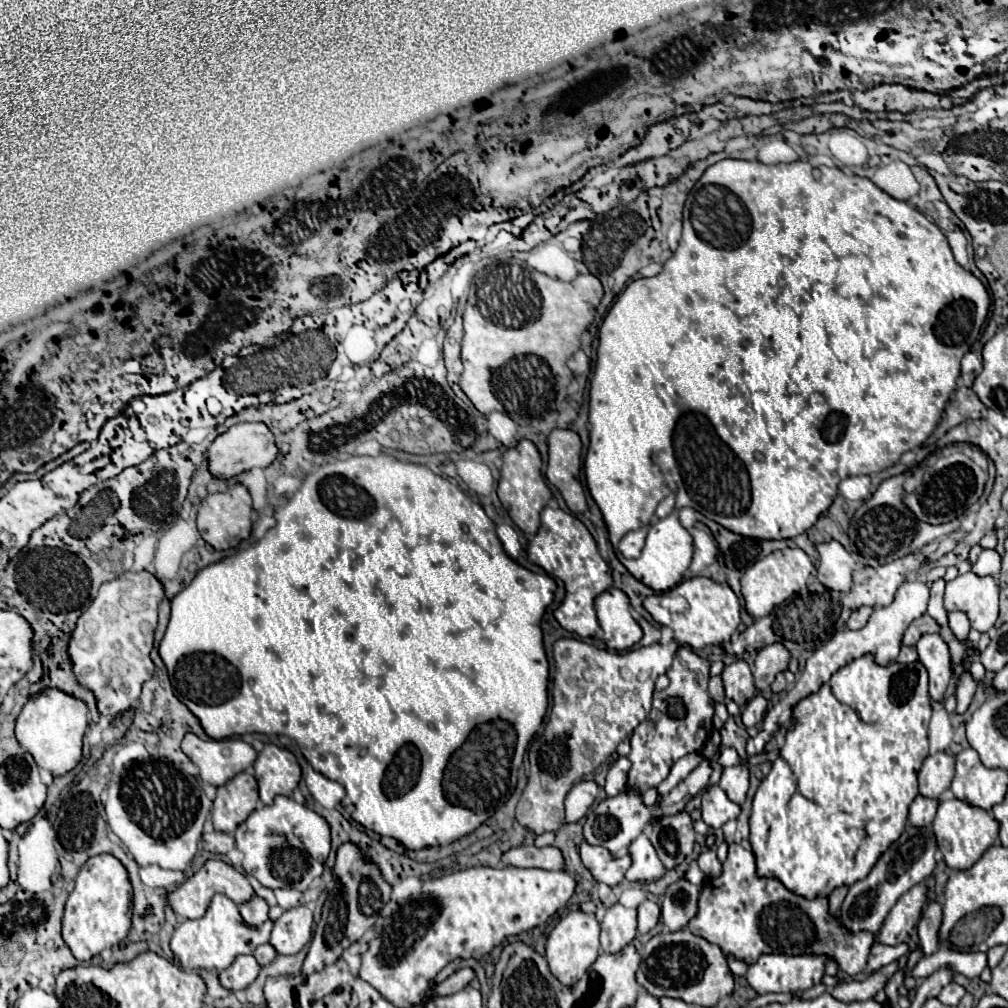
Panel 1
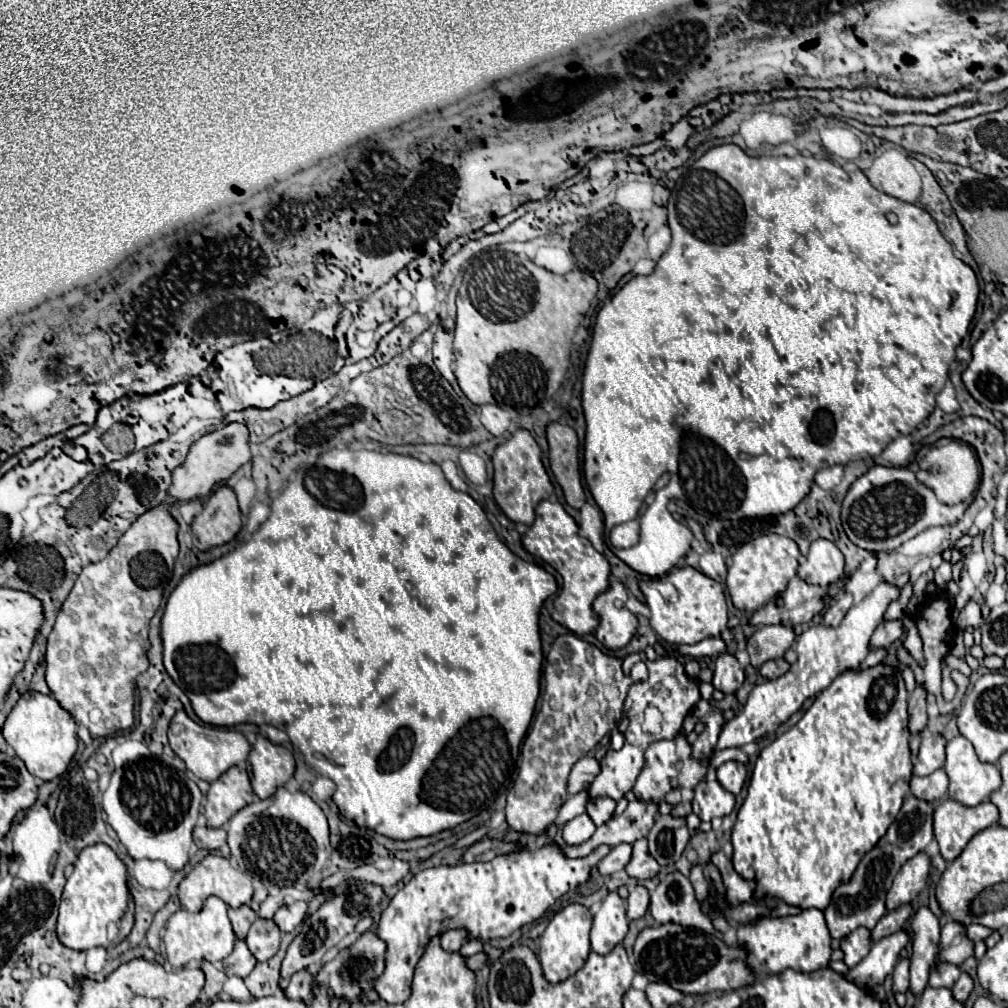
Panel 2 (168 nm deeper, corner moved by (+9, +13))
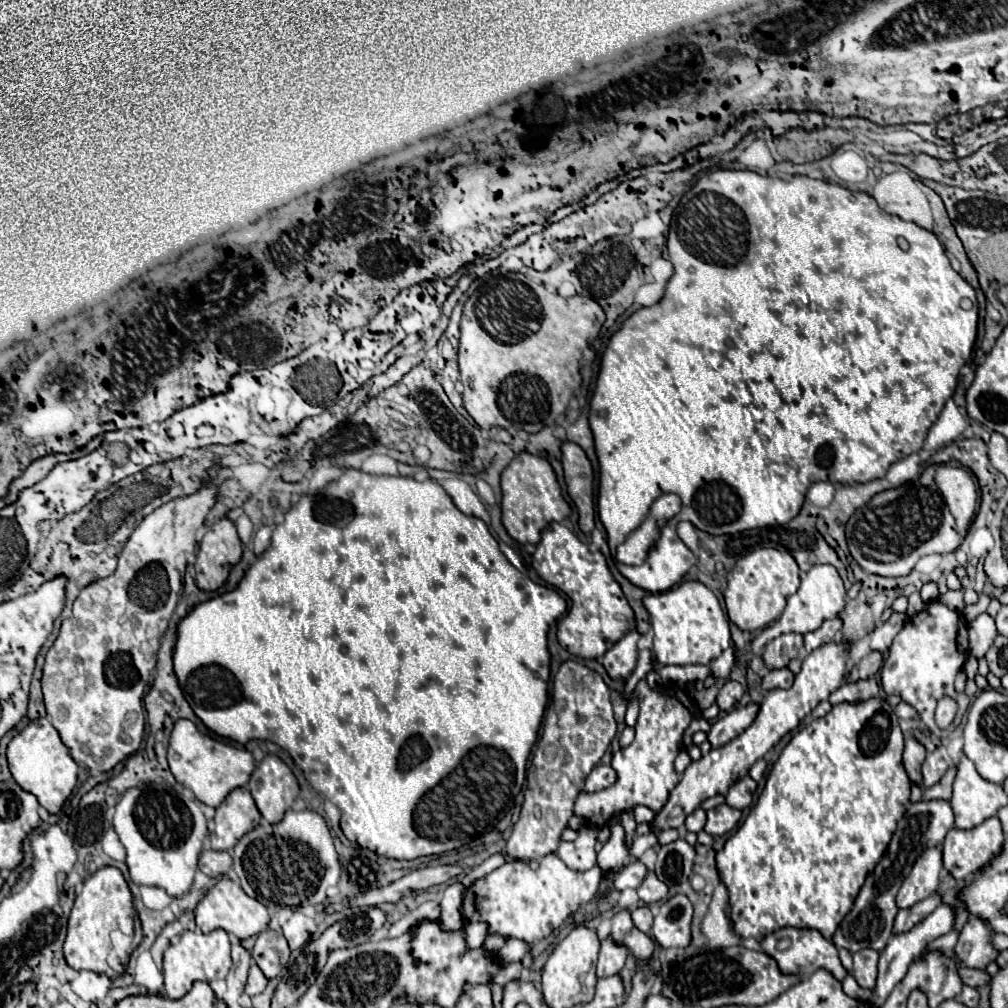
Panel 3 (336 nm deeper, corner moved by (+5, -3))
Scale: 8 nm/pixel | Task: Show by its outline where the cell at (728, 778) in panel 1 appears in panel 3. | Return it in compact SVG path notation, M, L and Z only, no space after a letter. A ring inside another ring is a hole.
M743 776L739 778L725 794L725 800L731 808L737 808L737 810L743 810L747 808L751 802L753 802L753 792L755 792L757 784L751 776Z

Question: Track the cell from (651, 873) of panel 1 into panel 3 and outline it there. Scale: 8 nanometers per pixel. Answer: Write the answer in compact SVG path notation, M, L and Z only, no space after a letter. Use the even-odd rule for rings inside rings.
M653 870L647 872L643 884L637 888L639 892L639 898L645 902L645 904L651 904L651 902L661 902L663 898L667 898L667 886L655 876Z

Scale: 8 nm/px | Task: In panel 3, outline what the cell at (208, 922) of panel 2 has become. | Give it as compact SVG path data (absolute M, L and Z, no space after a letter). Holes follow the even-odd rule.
M185 930L177 944L169 946L163 956L163 976L165 976L165 994L169 998L181 998L189 992L189 986L195 980L219 980L225 978L231 968L231 954L229 954L229 936L225 930L213 930L203 934L201 930Z

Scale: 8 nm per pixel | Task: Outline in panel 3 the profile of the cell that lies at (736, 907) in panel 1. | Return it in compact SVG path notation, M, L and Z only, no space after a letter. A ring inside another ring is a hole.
M865 948L853 954L853 976L861 988L873 988L877 978L877 960L879 952Z

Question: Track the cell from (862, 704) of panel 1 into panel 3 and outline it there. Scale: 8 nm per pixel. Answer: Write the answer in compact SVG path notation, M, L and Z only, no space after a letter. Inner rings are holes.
M869 698L863 702L855 702L855 704L849 704L849 702L835 704L827 716L813 720L807 728L799 730L789 740L789 744L783 748L779 760L773 764L773 768L767 776L767 784L765 784L763 792L759 794L757 804L751 808L747 820L743 822L741 830L737 830L727 840L723 850L717 854L717 868L719 868L721 880L725 882L725 886L729 890L731 920L733 920L733 928L735 928L737 936L741 936L741 938L753 936L753 938L761 940L761 936L771 934L783 926L793 926L793 928L815 928L827 940L831 940L839 922L851 910L867 874L877 866L879 858L887 850L887 844L897 828L897 822L907 812L907 804L909 804L909 796L911 796L911 780L903 768L901 756L903 756L903 732L899 728L899 716L895 714L895 706L891 706L885 698Z

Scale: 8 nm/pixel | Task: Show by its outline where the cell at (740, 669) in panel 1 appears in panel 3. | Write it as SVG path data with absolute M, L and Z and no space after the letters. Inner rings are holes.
M727 680L723 686L721 686L721 690L719 690L719 694L717 694L717 706L721 708L721 710L733 710L735 708L735 704L737 704L737 700L743 696L743 688L741 688L741 684L739 682L733 682L733 680Z

